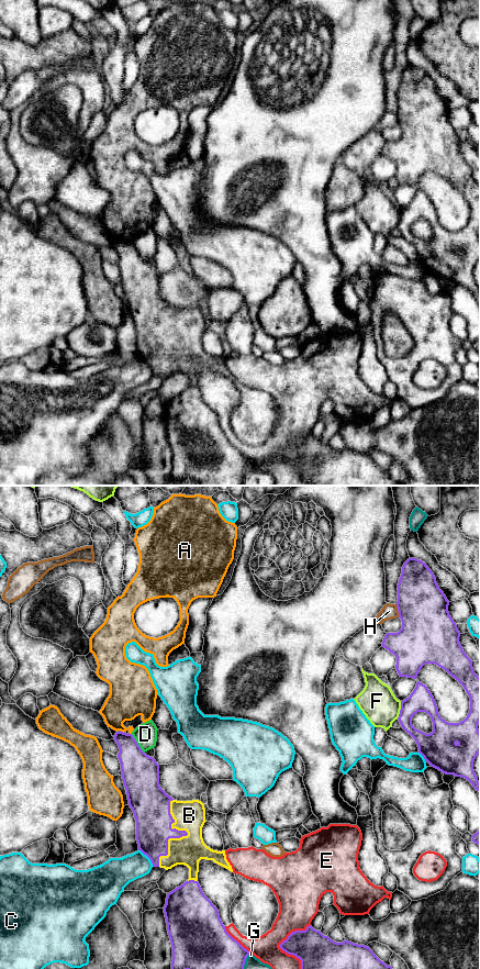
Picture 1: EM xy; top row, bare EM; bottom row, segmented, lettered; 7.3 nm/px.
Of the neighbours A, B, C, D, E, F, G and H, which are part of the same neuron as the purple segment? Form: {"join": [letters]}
{"join": ["B"]}

